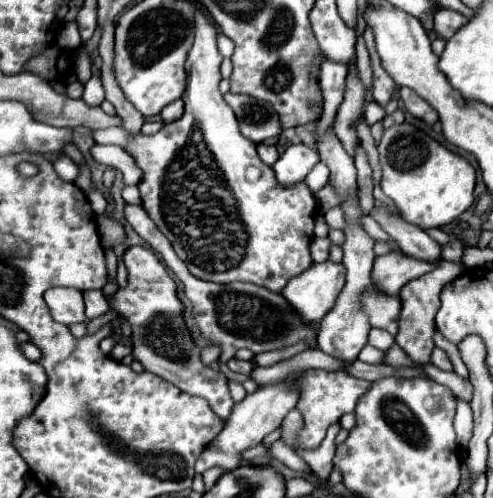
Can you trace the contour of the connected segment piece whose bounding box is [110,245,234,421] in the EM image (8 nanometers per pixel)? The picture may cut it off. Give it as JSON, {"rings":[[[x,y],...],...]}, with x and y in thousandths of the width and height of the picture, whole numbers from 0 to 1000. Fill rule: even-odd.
{"rings":[[[288,492],[256,500],[247,520],[260,544],[260,572],[235,584],[223,612],[268,653],[272,721],[284,725],[296,745],[333,757],[373,789],[418,801],[430,825],[450,845],[458,845],[475,817],[475,805],[458,773],[458,757],[446,745],[430,745],[422,733],[406,725],[406,701],[398,701],[398,693],[389,689],[389,677],[369,645],[369,608],[357,596],[353,560],[341,552],[337,536],[312,512],[312,504]]]}

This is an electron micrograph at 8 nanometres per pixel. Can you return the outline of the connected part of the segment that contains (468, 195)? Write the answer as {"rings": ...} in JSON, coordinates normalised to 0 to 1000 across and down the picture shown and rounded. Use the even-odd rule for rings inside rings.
{"rings":[[[811,247],[783,259],[767,287],[767,307],[775,331],[771,376],[832,448],[856,460],[892,456],[925,444],[961,408],[966,339],[872,271],[840,263],[836,251]]]}

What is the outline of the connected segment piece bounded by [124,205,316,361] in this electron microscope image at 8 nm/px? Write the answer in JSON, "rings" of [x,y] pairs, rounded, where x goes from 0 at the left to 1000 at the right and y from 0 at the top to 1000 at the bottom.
{"rings":[[[256,412],[252,420],[260,448],[272,456],[272,464],[329,516],[329,524],[341,532],[341,540],[357,552],[357,560],[373,576],[373,592],[381,596],[389,612],[389,641],[398,657],[406,661],[410,677],[426,685],[426,693],[446,697],[446,721],[458,725],[475,717],[475,709],[491,697],[531,709],[531,705],[556,705],[572,697],[600,693],[617,685],[625,697],[641,697],[641,661],[625,645],[609,641],[609,633],[592,620],[592,612],[568,592],[540,576],[515,572],[515,568],[430,568],[394,556],[373,524],[353,508],[345,484],[320,464],[320,456],[308,448],[308,440],[296,432],[288,412]]]}

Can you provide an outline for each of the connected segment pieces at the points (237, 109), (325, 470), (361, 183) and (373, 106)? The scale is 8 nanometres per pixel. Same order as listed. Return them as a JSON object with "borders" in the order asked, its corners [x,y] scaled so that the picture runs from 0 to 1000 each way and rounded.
{"borders":[[[[458,187],[454,199],[471,215],[479,239],[487,247],[487,267],[499,279],[507,279],[515,287],[531,287],[531,283],[540,283],[548,275],[564,275],[572,267],[568,235],[548,207],[511,199],[503,191],[475,191],[475,187]]],[[[673,849],[661,865],[661,878],[657,886],[649,890],[645,902],[633,902],[633,906],[617,906],[604,898],[604,910],[609,918],[629,934],[629,942],[649,958],[649,962],[665,962],[669,950],[673,950],[673,918],[677,918],[677,878],[686,869],[690,853],[686,849]]],[[[738,299],[722,303],[722,339],[726,339],[726,396],[730,396],[730,412],[738,416],[742,432],[759,412],[759,396],[755,396],[755,380],[759,380],[759,363],[755,363],[755,335],[746,331],[746,315],[738,307]]],[[[751,203],[751,207],[742,211],[738,235],[742,235],[742,247],[746,247],[746,251],[755,251],[755,247],[763,247],[763,243],[775,243],[775,235],[779,235],[779,231],[783,231],[779,215],[775,215],[775,211],[767,211],[763,203]]]]}

